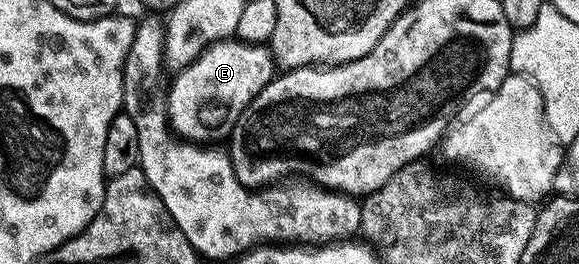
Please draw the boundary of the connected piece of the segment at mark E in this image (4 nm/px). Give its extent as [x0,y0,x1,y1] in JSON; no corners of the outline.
[167,39,275,145]

